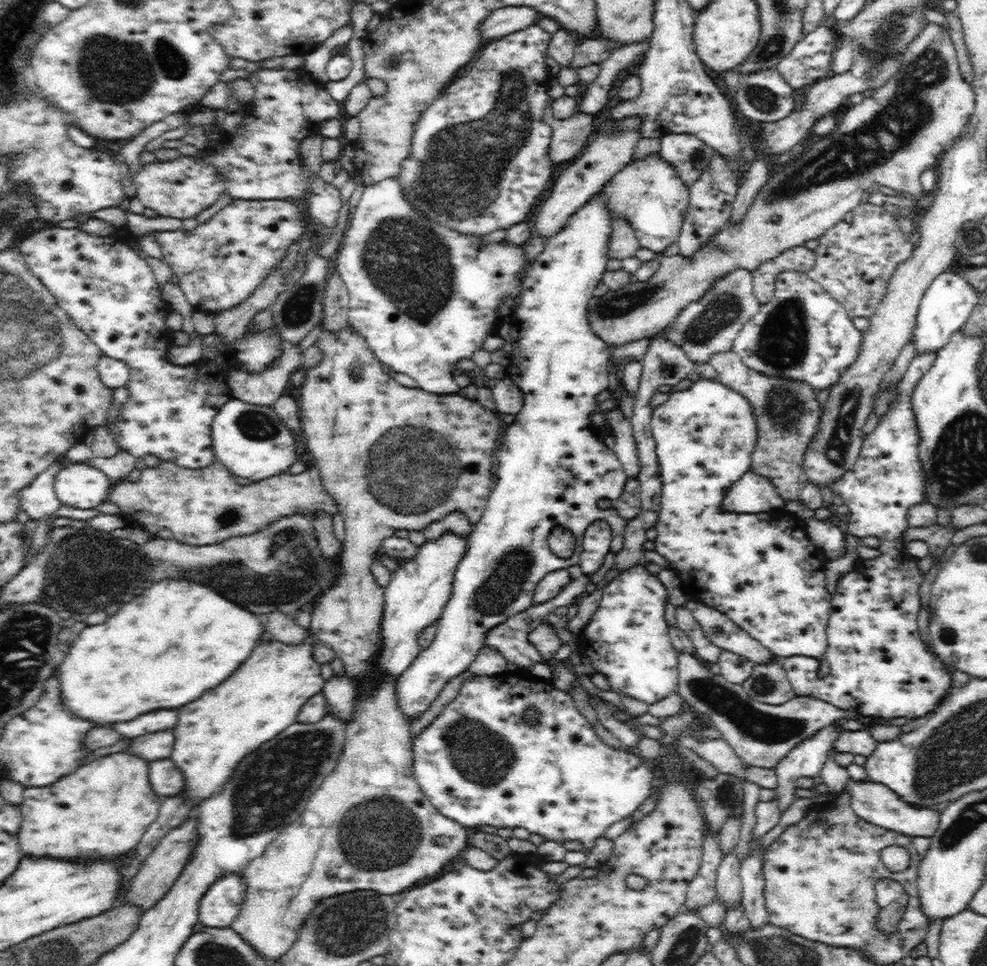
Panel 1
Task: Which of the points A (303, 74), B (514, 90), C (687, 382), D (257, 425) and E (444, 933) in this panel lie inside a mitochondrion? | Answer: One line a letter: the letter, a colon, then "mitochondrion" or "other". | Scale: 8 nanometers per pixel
A: other
B: mitochondrion
C: other
D: mitochondrion
E: other

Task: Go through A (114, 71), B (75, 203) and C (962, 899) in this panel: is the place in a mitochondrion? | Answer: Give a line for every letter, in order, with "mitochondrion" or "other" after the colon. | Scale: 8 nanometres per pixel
A: mitochondrion
B: other
C: other

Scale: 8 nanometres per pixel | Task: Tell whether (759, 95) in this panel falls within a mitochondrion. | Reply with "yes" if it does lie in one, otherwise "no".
yes

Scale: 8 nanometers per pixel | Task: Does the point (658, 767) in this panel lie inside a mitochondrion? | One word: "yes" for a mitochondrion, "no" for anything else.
no

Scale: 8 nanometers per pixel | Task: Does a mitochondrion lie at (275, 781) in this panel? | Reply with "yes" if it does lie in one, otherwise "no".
yes

